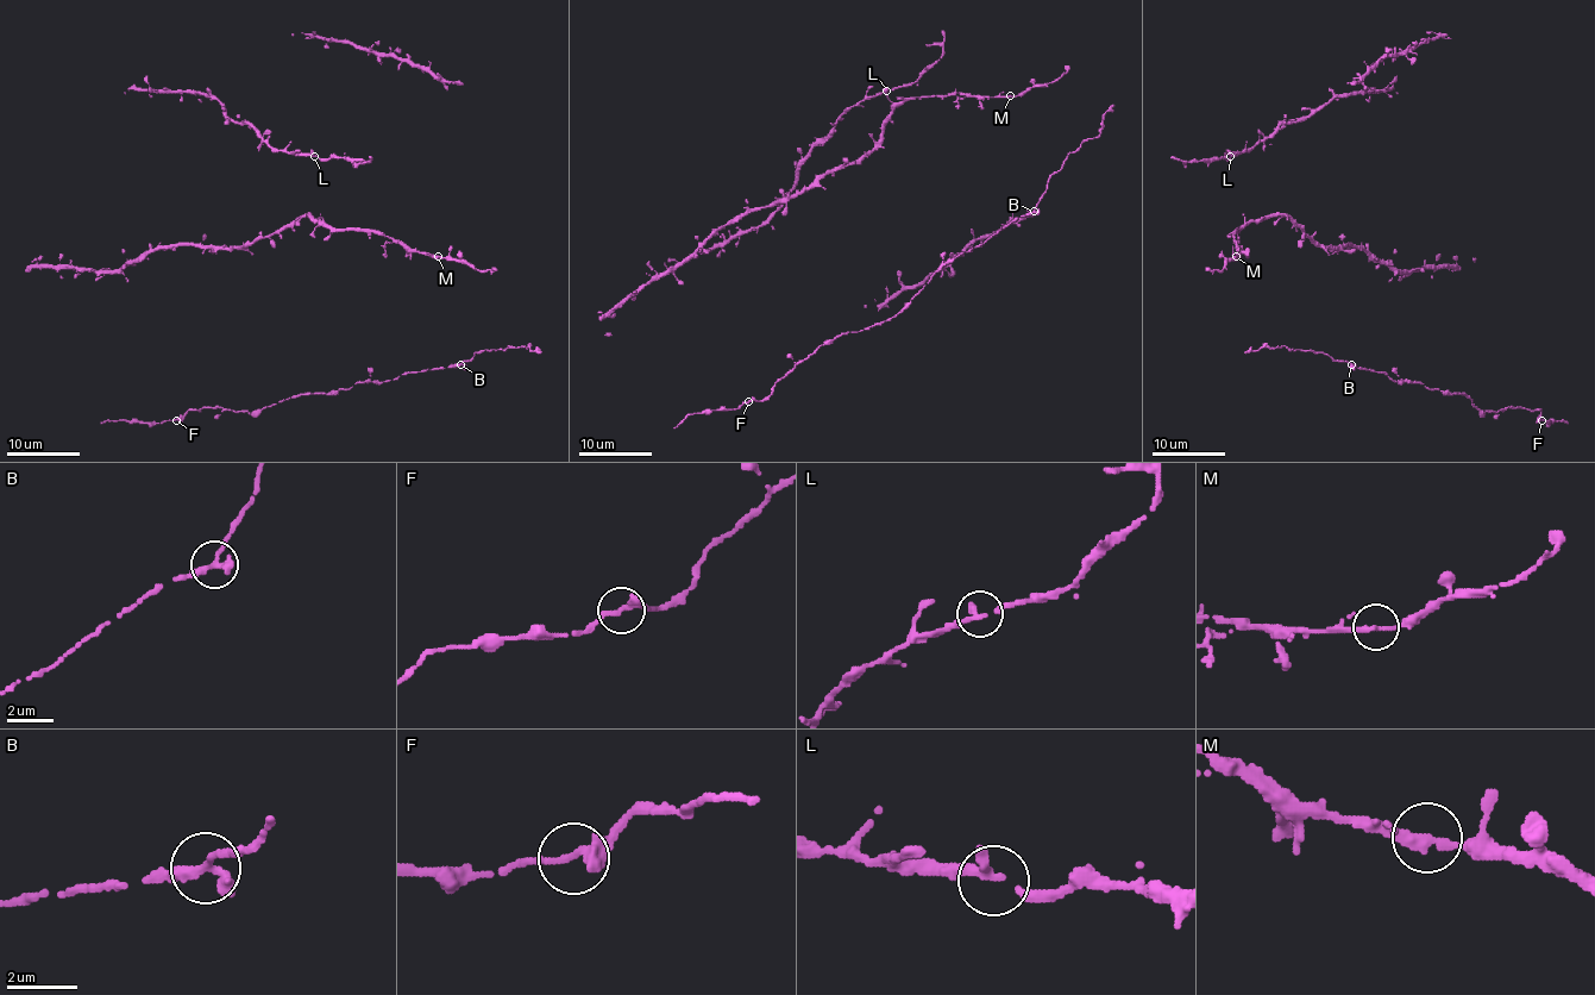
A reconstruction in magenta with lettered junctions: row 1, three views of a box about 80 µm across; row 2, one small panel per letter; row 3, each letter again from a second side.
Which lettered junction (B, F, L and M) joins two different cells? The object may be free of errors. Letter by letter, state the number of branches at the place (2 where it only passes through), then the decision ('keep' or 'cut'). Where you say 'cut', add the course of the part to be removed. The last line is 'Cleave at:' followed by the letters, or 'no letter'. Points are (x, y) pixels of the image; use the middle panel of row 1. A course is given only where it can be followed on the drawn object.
B: 2 branches meet; keep
F: 2 branches meet; keep
L: 2 branches meet; keep
M: 2 branches meet; keep
Cleave at: no letter

